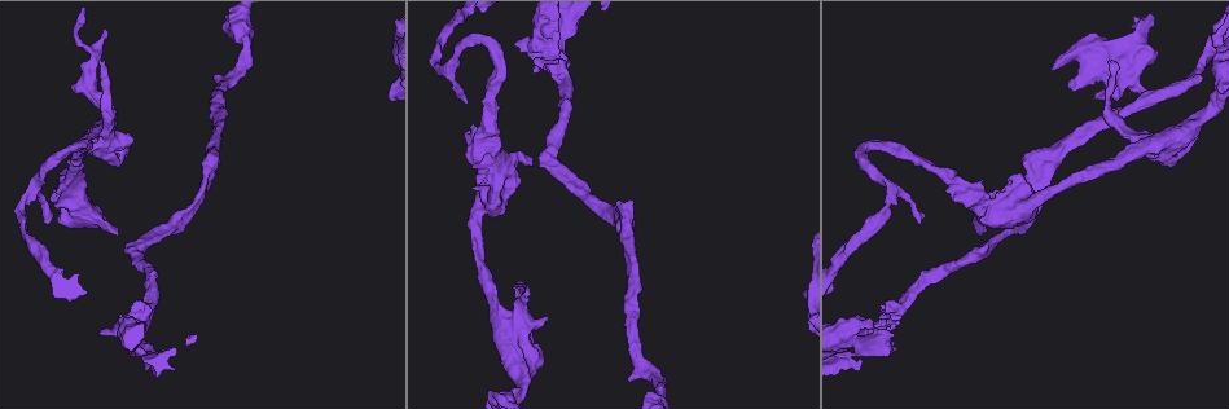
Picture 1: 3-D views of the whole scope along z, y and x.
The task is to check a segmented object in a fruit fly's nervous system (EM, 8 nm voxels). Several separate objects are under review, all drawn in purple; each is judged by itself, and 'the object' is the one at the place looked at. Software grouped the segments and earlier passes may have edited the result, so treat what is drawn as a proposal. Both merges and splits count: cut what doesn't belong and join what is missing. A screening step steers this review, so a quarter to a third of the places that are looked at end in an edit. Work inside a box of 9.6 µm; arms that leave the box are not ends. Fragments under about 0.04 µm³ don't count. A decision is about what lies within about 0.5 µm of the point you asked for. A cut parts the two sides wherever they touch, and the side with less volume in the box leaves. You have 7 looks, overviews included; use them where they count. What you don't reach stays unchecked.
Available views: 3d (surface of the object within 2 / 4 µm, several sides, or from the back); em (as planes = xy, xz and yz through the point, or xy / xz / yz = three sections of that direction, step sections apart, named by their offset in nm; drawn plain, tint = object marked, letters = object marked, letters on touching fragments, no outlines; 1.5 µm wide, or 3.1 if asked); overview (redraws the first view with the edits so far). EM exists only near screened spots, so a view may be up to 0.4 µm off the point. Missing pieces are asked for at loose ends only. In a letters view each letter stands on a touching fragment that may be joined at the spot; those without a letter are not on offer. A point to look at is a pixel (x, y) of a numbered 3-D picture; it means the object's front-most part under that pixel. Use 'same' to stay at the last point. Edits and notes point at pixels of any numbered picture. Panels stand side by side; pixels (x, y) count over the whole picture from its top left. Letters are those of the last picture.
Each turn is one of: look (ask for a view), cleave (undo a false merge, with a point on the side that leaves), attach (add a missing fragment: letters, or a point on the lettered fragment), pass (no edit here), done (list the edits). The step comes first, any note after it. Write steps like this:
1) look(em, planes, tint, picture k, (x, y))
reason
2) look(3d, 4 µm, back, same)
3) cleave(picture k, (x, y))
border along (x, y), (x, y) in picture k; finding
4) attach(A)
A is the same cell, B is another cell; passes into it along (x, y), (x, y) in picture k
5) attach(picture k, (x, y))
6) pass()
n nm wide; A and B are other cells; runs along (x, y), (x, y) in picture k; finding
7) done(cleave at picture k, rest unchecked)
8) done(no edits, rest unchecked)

look(em, xy, step 8, letters, picture 1, (249, 41))
thick turns thin

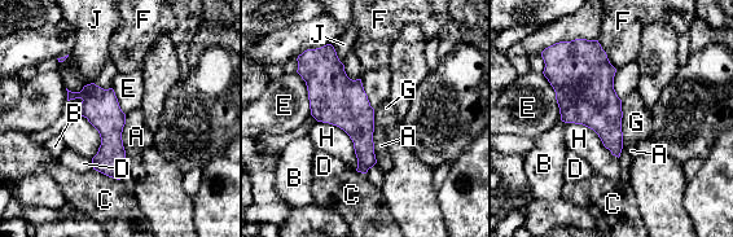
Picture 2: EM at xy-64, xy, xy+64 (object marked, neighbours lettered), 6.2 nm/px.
pass()
140 nm wide; A, B, C, D, E, F, G, H and J are other cells; border along (620, 100), (623, 145) in picture 2; all the same cell

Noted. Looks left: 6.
look(em, planes, tint, picture 1, (1022, 160))
branch stops here

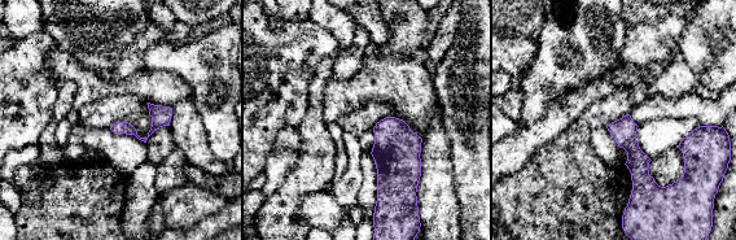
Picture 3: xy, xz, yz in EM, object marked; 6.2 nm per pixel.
look(em, planes, letters, same)

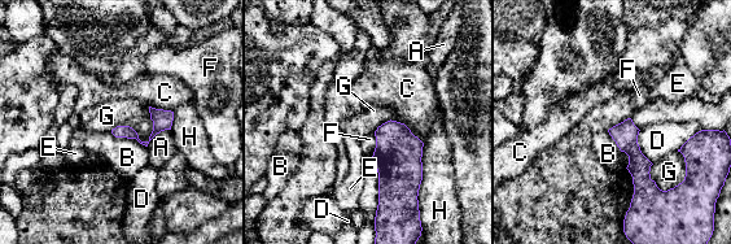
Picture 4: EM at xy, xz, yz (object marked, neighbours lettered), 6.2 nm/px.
pass()
A, B, C, D, E, F, G and H are other cells; no lettered fragment goes on from it

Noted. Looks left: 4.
look(em, planes, letters, picture 1, (1163, 165))
thick end

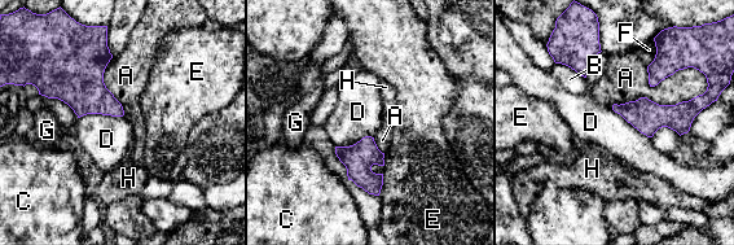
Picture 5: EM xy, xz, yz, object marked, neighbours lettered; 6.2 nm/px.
pass()
A, B, C, D, E, F, G and H are other cells; border along (123, 114), (83, 114), (78, 118) in picture 5; no lettered fragment goes on from it

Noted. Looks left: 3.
done(no edits, rest unchecked)

